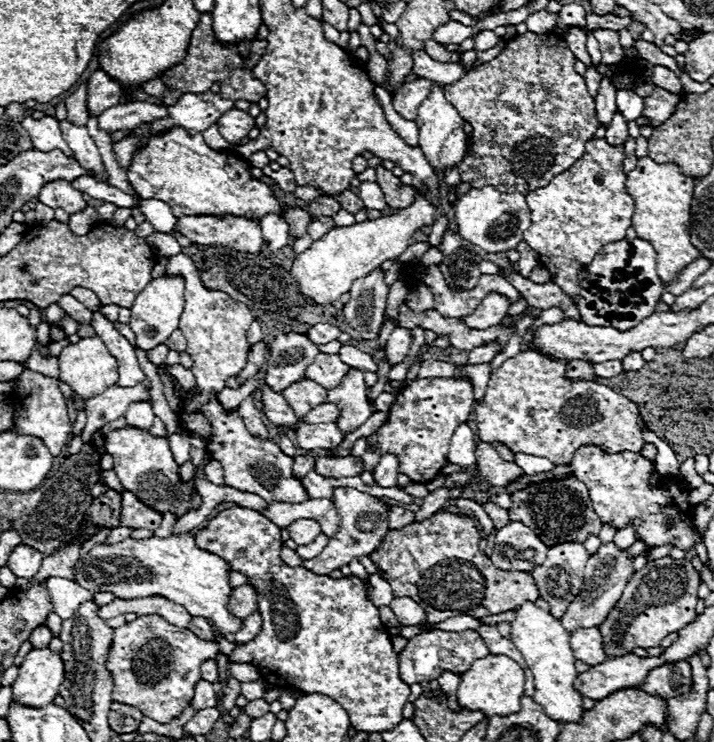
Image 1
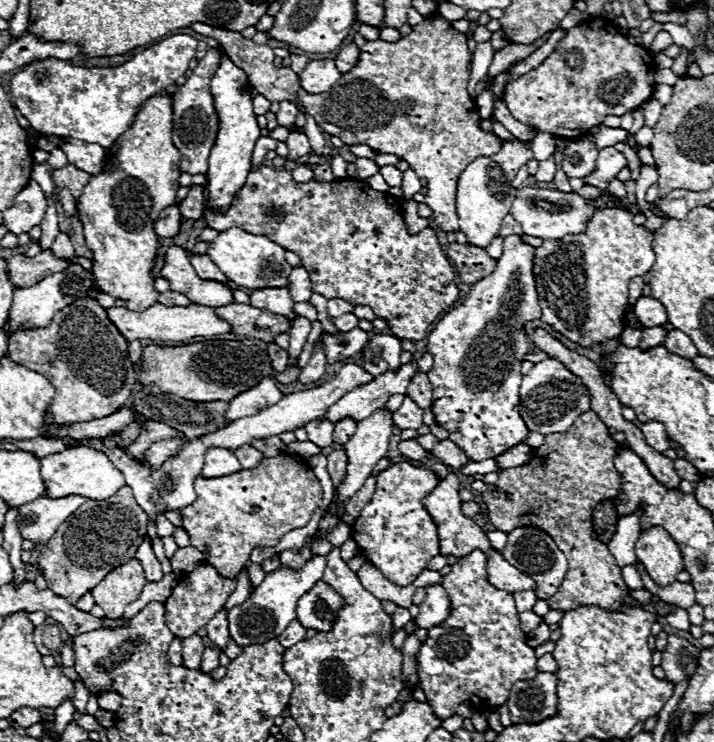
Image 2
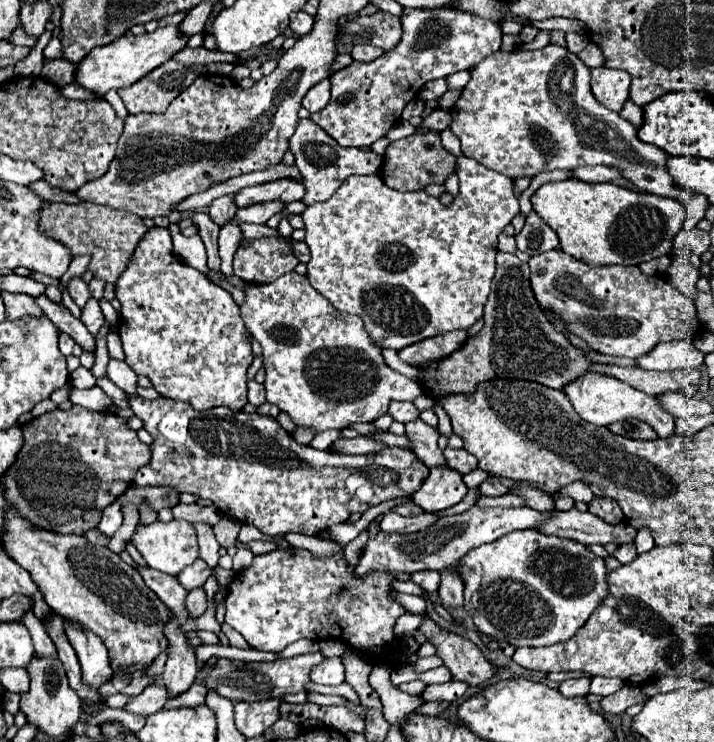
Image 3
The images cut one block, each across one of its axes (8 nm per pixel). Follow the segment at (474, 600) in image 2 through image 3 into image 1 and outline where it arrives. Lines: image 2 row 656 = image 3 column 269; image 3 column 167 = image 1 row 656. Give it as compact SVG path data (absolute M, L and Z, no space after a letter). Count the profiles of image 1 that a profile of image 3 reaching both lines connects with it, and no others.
M464 630L464 632L422 632L414 638L408 640L406 648L398 654L398 670L400 670L400 680L406 684L420 684L420 682L430 682L440 676L440 672L448 670L454 674L466 672L474 660L486 658L490 652L482 640L482 636L474 630Z

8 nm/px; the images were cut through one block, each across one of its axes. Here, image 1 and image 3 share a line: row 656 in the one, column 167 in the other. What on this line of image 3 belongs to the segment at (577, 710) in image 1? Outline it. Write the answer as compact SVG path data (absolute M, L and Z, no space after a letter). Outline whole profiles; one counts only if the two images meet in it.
M172 520L172 522L152 522L150 526L138 526L132 544L138 548L138 552L144 556L150 568L160 570L170 576L178 576L182 568L192 564L198 558L198 540L196 540L196 530L192 528L190 522L186 520Z

